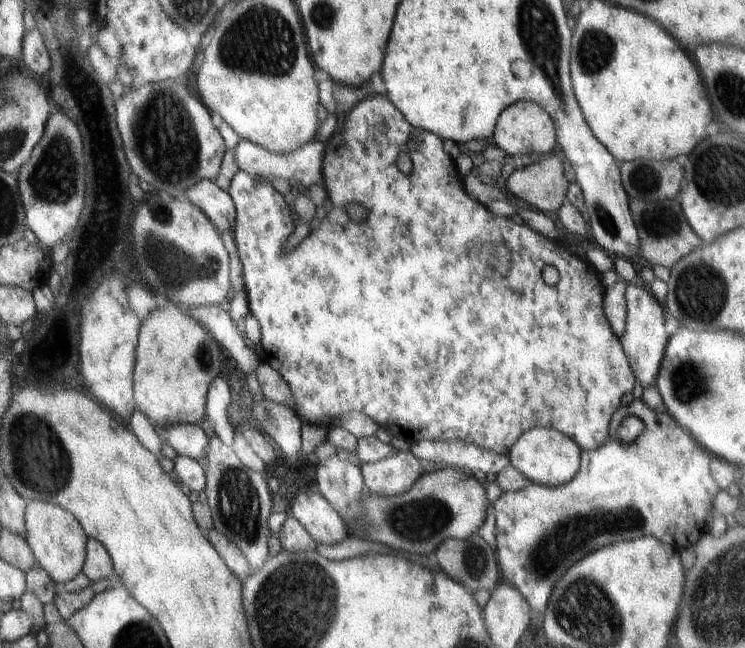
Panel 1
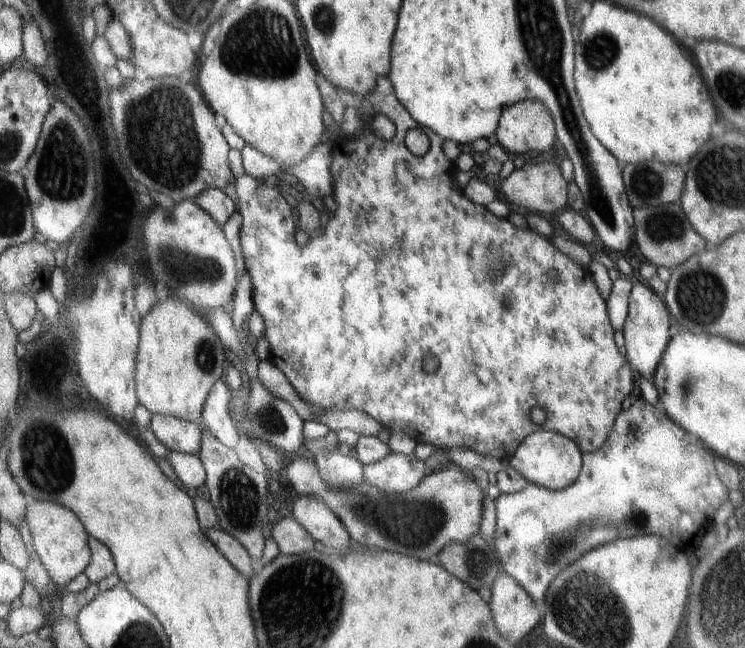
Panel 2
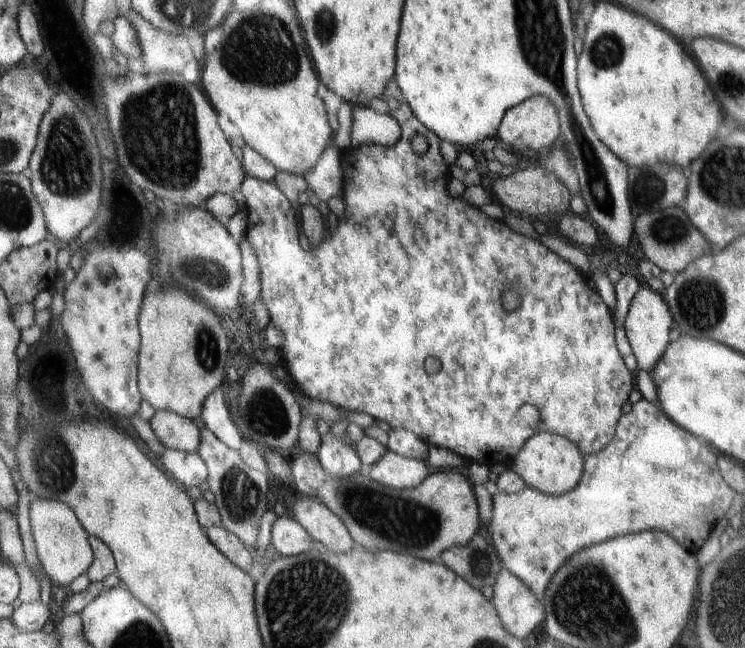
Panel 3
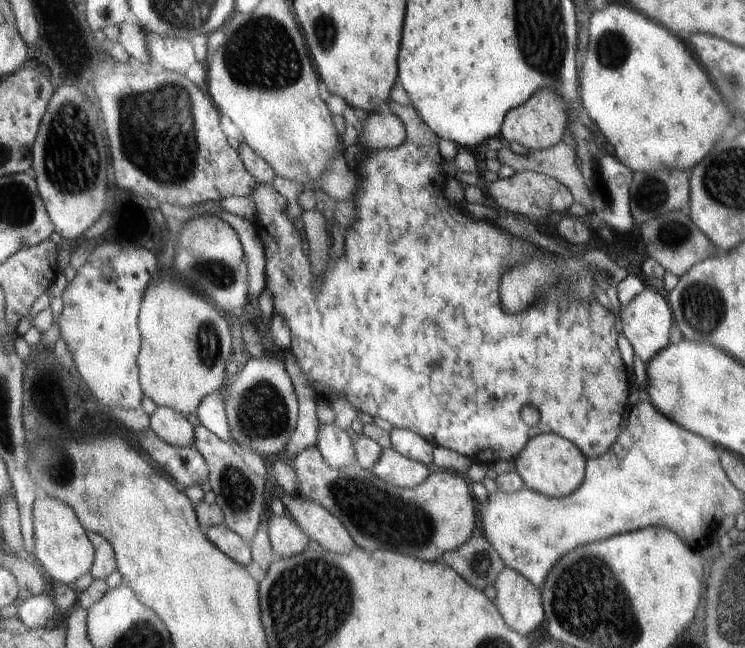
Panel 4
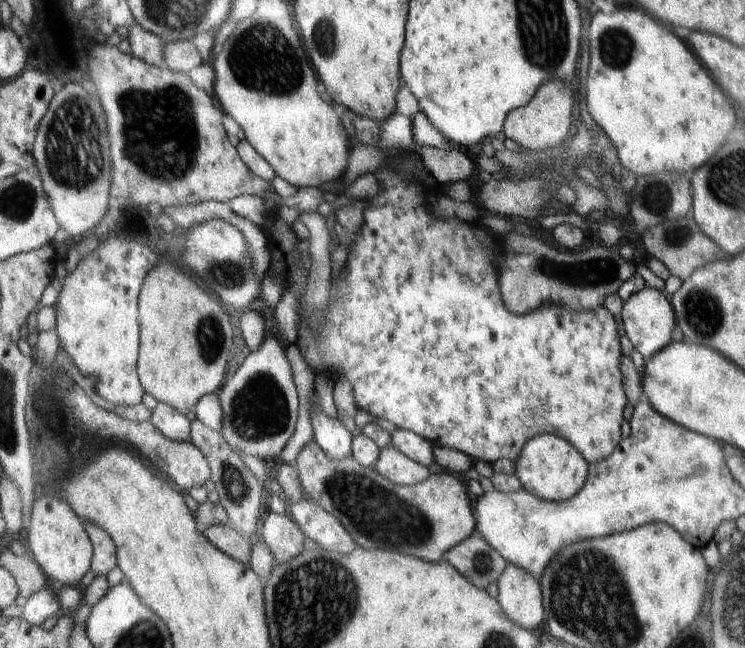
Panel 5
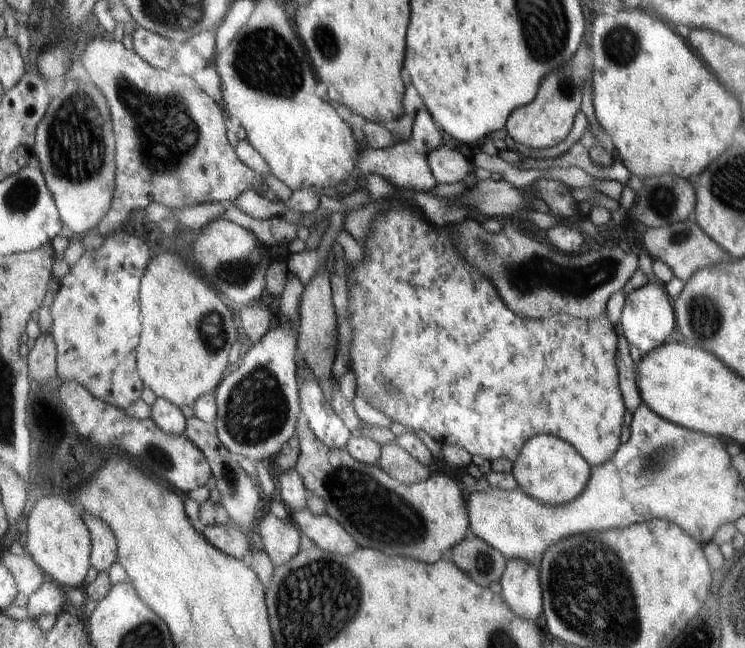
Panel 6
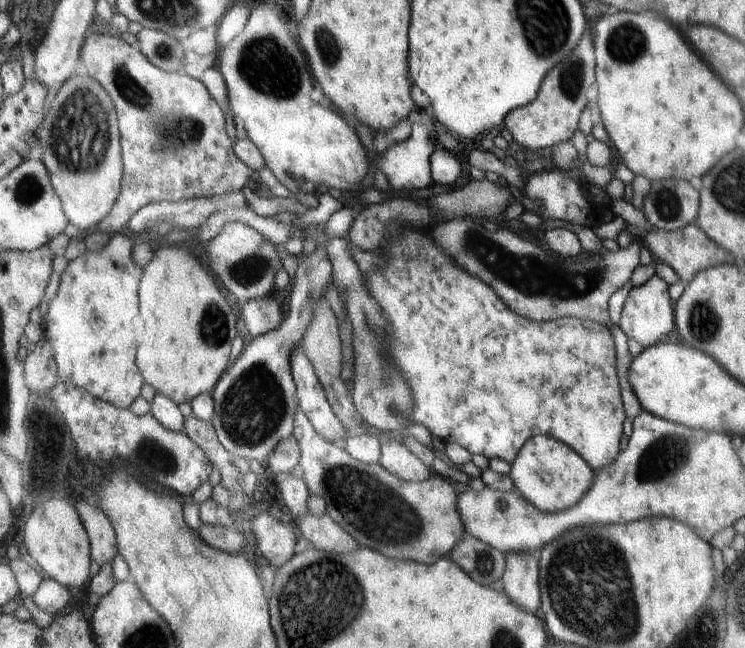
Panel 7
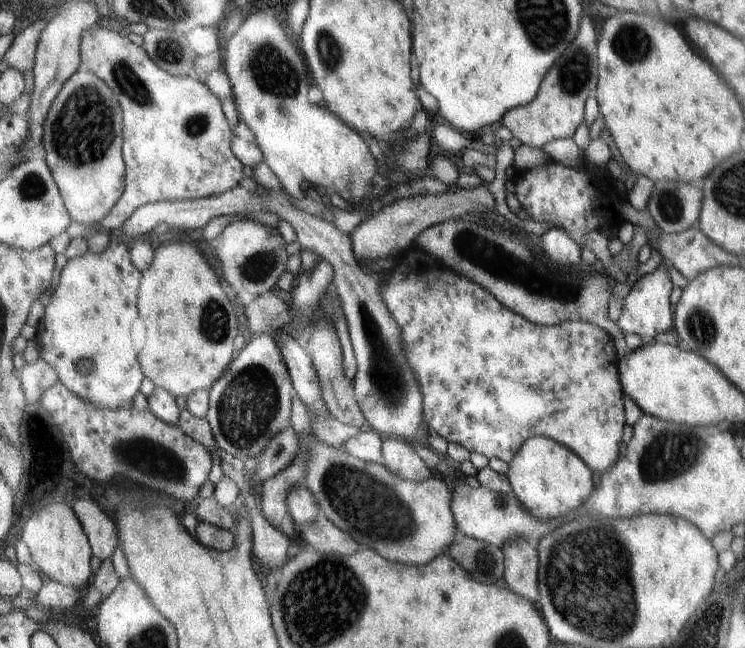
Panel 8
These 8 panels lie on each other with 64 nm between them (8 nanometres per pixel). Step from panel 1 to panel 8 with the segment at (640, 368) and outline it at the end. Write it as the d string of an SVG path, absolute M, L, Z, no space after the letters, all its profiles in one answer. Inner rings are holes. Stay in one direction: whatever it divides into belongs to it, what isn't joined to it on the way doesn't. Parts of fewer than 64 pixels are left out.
M665 263L658 264L655 269L644 274L630 287L629 294L622 299L622 307L615 326L624 334L635 334L640 338L648 338L650 341L653 341L655 334L670 330L673 324L672 306L669 302L671 287Z

